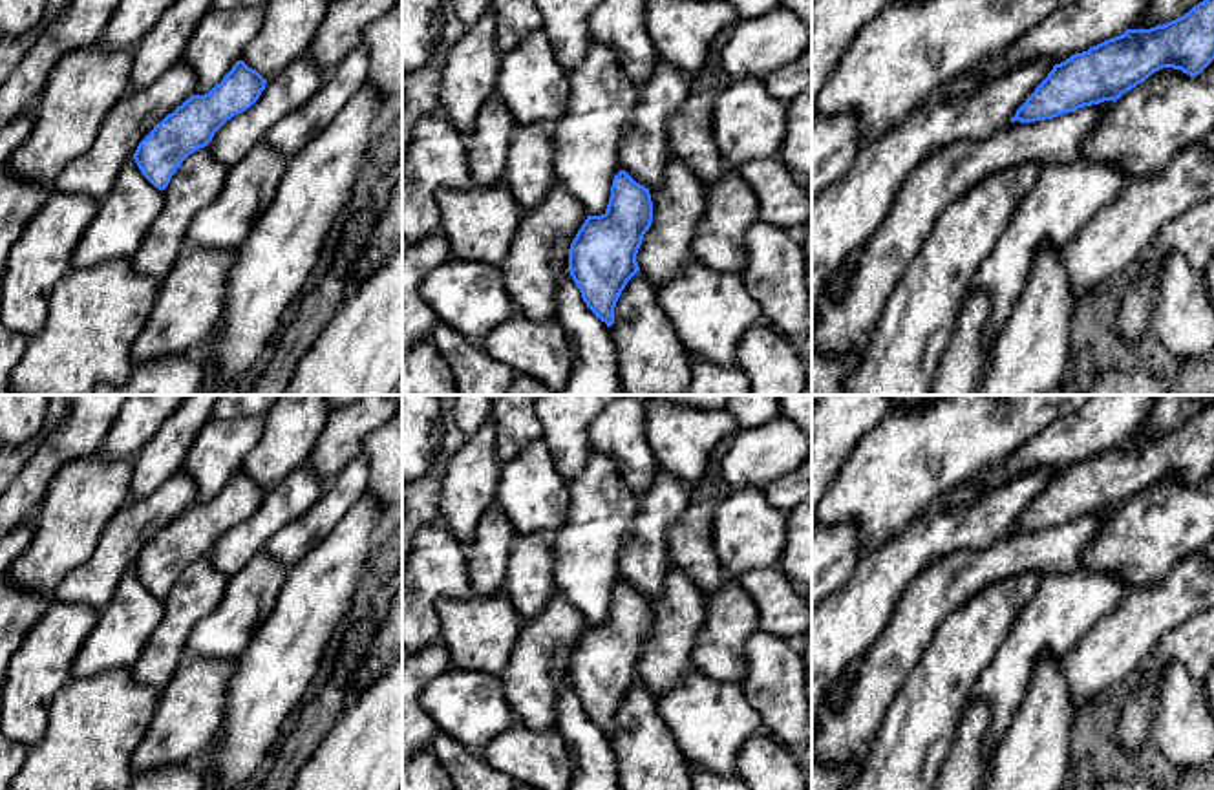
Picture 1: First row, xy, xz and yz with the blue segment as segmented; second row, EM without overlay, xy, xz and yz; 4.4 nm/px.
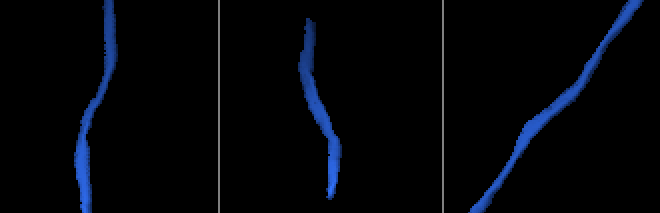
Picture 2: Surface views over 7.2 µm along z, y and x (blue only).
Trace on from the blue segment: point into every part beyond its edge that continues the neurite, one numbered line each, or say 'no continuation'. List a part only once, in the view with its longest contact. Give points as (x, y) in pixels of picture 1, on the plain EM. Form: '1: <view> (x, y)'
no continuation

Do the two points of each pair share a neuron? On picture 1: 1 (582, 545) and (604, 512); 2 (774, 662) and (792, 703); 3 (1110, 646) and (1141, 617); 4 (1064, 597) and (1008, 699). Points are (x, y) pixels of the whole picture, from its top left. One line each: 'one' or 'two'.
1: one
2: one
3: one
4: one

